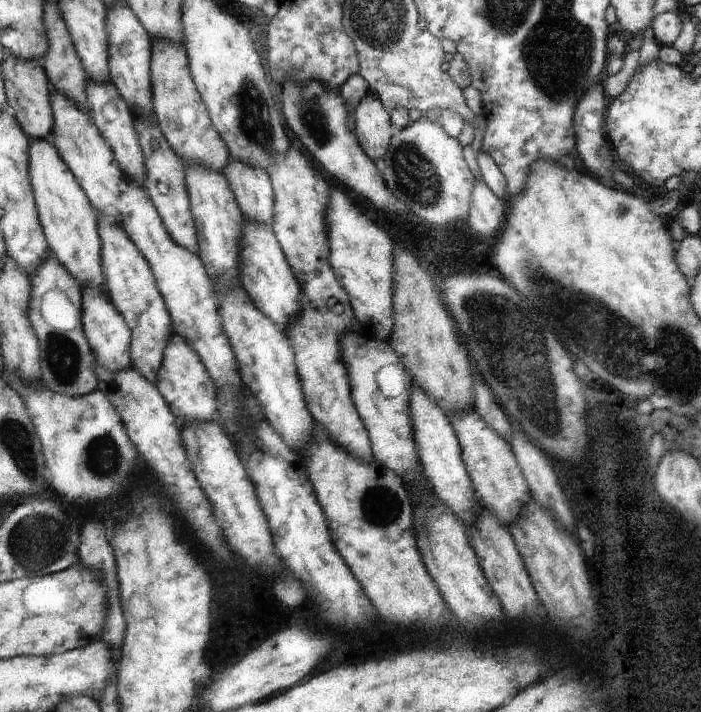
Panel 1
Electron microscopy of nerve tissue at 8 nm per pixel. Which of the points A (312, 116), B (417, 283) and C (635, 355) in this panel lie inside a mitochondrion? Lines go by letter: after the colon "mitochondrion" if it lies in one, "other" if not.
A: mitochondrion
B: other
C: mitochondrion

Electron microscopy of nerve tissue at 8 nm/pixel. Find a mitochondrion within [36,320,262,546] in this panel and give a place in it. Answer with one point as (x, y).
(63, 357)

